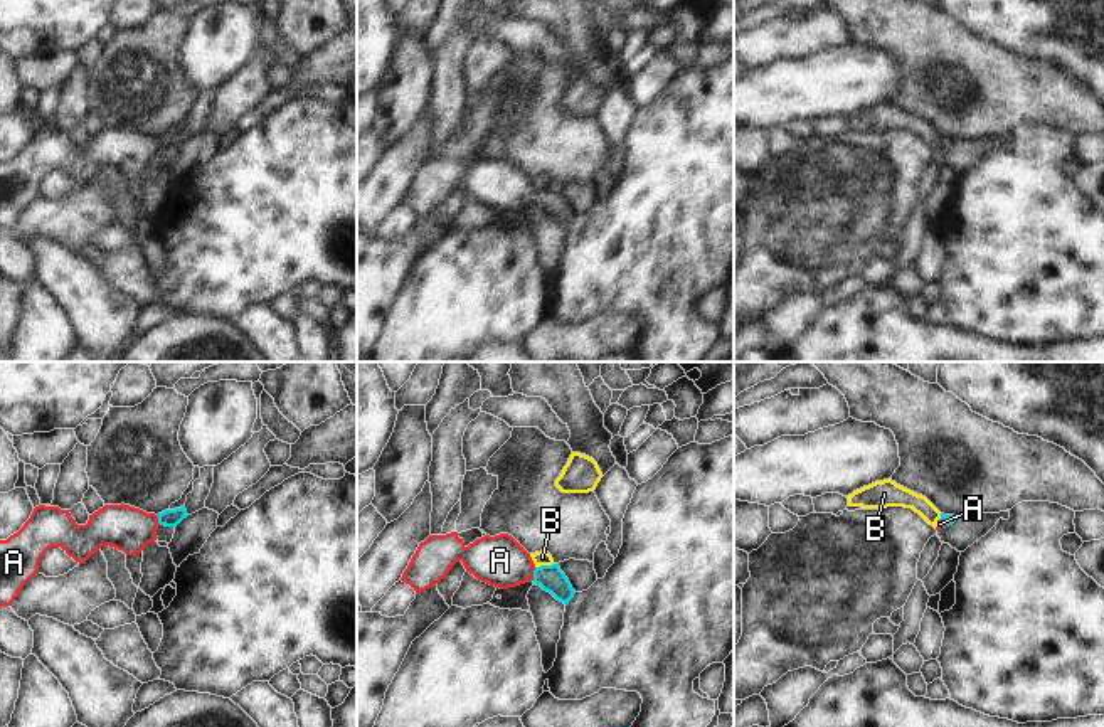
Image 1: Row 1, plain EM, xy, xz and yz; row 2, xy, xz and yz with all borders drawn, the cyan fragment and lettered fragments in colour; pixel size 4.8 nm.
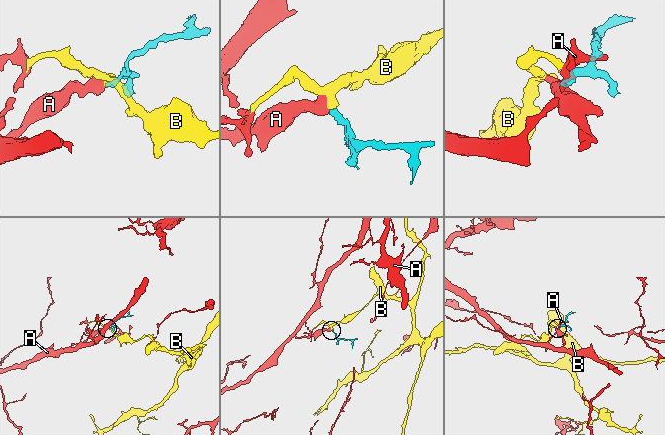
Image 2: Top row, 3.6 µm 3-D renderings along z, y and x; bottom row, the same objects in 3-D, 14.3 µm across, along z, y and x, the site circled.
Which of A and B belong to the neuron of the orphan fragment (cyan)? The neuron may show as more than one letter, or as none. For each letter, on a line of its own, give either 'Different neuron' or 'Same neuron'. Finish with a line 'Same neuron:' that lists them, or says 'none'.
A: Same neuron
B: Different neuron
Same neuron: A.

